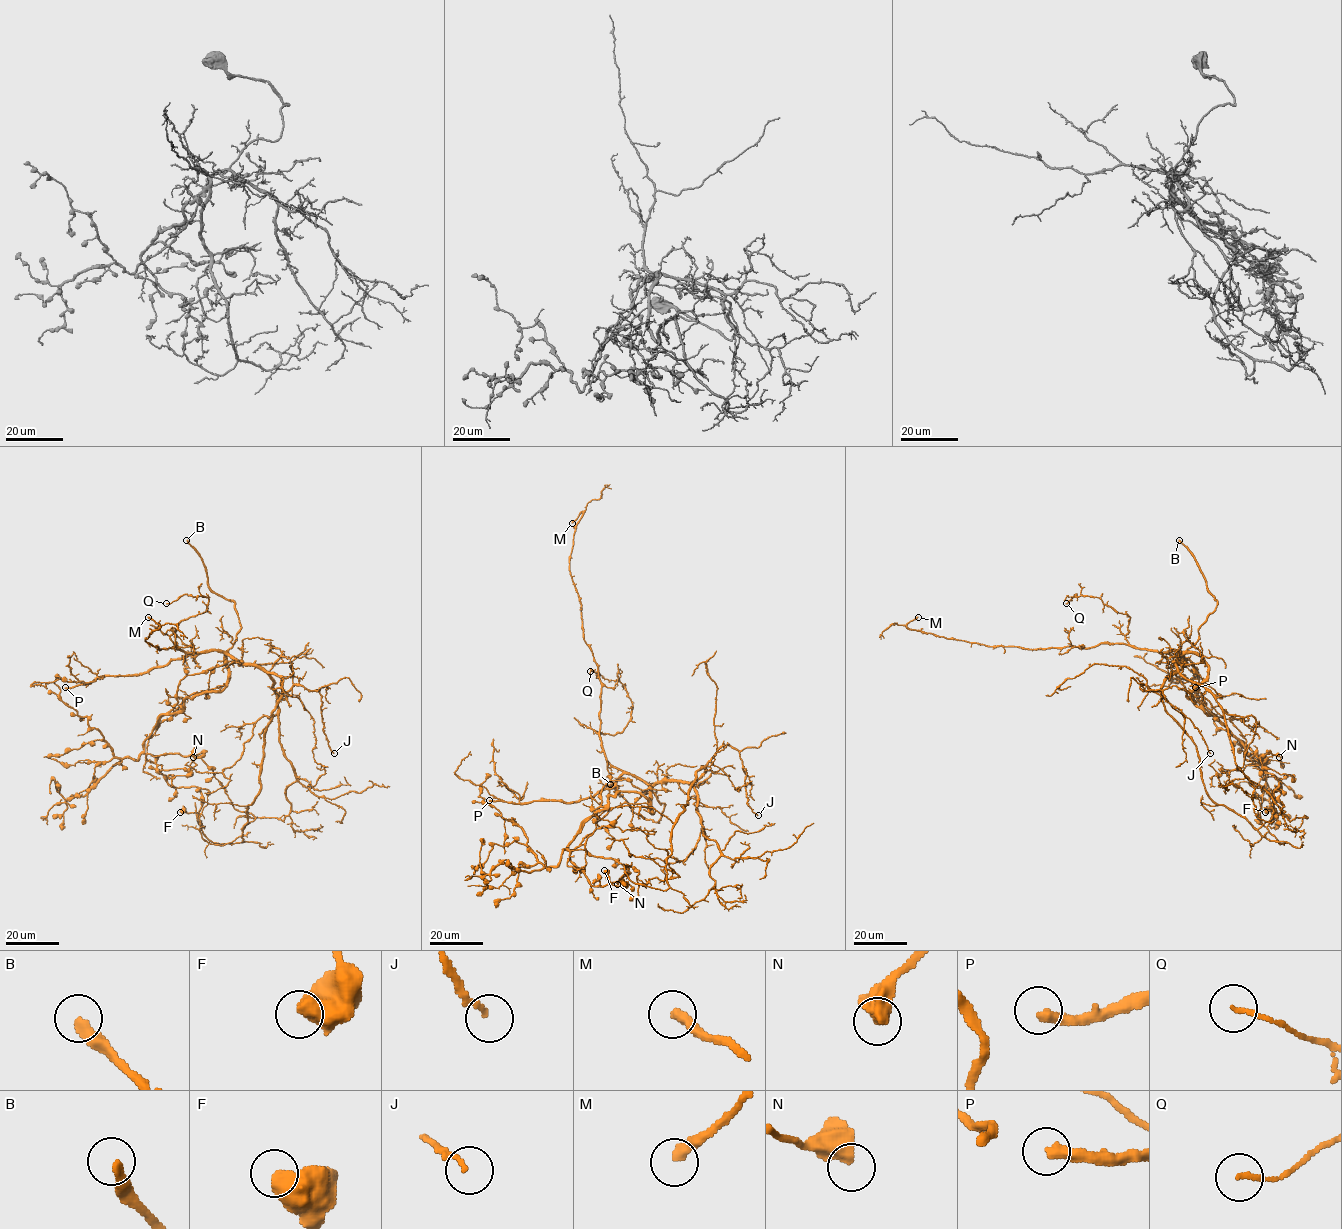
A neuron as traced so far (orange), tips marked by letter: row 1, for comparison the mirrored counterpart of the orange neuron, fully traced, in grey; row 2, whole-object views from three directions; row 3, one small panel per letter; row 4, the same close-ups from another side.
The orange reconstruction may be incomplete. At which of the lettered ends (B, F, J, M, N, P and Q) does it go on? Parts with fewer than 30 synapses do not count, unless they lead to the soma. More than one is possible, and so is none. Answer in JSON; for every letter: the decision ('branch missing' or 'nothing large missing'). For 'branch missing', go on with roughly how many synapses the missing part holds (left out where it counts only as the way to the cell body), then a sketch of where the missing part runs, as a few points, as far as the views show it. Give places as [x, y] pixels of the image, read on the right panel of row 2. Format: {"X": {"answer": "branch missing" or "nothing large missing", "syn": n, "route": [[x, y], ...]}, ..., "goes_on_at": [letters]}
{"B": {"answer": "branch missing", "route": [[1179, 540], [1166, 534], [1153, 515]]}, "F": {"answer": "nothing large missing"}, "J": {"answer": "nothing large missing"}, "M": {"answer": "nothing large missing"}, "N": {"answer": "nothing large missing"}, "P": {"answer": "branch missing", "syn": 70, "route": [[1195, 687], [1197, 682], [1203, 683], [1184, 677], [1172, 678], [1191, 664], [1185, 656], [1179, 663]]}, "Q": {"answer": "nothing large missing"}, "goes_on_at": ["B", "P"]}

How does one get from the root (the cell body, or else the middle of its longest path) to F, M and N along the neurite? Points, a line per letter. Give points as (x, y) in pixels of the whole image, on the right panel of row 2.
F: (1181, 662), (1185, 666), (1174, 673), (1185, 689), (1279, 781), (1282, 810), (1265, 812)
M: (1181, 662), (1175, 650), (1157, 652), (1124, 644), (1035, 649), (985, 646), (910, 629), (906, 625), (918, 617)
N: (1181, 662), (1185, 661), (1185, 666), (1175, 676), (1240, 743), (1244, 756), (1279, 757)

